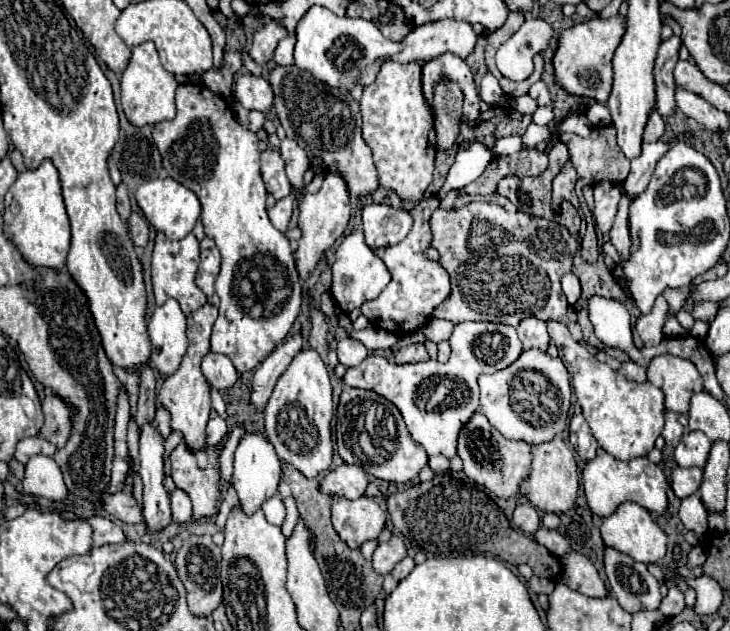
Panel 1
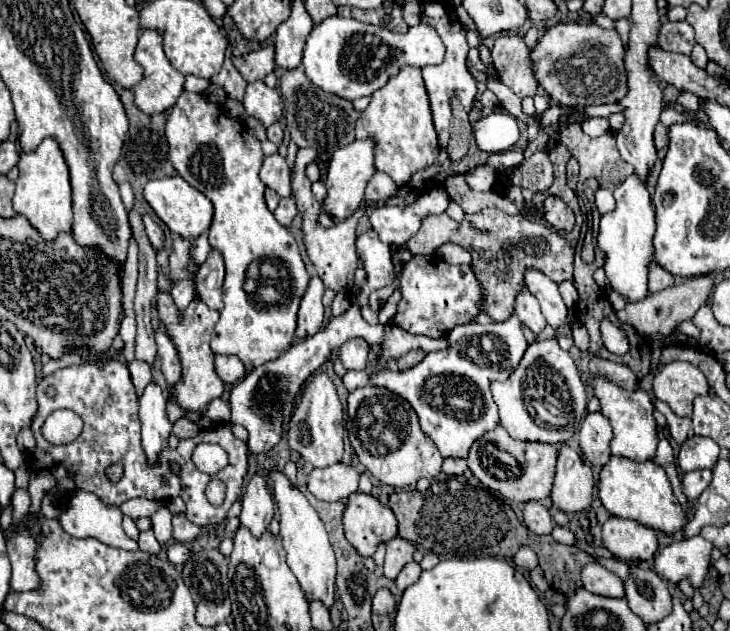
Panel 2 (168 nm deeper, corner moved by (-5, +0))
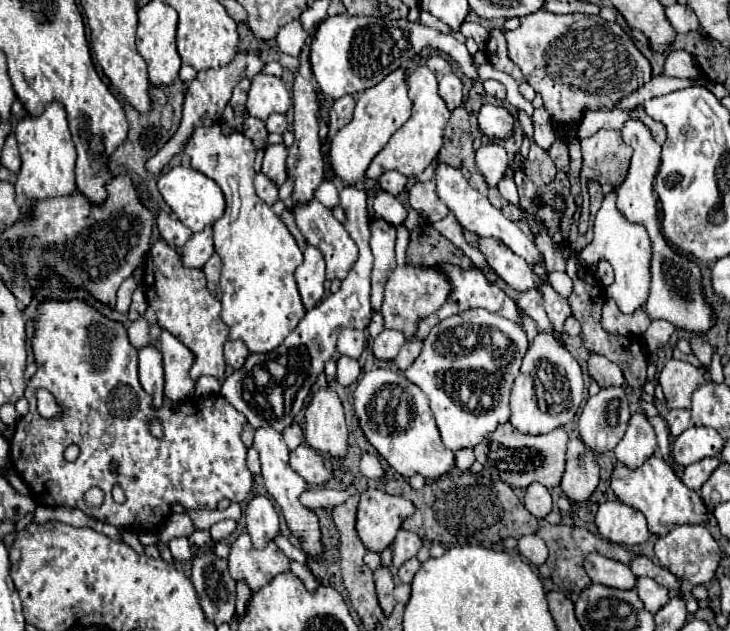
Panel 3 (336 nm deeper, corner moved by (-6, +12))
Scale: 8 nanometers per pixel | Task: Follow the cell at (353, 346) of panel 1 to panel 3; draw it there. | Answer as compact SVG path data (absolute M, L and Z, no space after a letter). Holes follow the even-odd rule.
M346 328L340 332L338 336L338 352L342 356L350 356L350 358L358 358L364 350L364 332L362 330L354 330L354 328Z

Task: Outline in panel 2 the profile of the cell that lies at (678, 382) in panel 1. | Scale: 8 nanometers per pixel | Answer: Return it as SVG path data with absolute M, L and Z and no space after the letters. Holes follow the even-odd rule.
M691 362L665 364L653 378L655 398L667 402L677 416L691 416L695 396L705 396L707 392L707 378Z

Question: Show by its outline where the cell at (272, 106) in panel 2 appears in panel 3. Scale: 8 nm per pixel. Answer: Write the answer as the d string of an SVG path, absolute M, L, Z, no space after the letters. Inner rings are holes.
M260 72L252 80L252 88L248 92L248 102L246 102L246 110L250 116L266 120L274 112L286 114L290 104L292 104L290 94L280 78Z

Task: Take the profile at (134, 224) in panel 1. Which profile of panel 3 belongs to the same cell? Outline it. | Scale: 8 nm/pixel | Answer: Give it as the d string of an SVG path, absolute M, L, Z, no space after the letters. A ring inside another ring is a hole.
M160 212L158 218L156 218L156 224L158 224L158 230L160 230L160 236L174 248L182 248L190 236L192 236L192 230L186 228L178 218L166 214L166 212Z

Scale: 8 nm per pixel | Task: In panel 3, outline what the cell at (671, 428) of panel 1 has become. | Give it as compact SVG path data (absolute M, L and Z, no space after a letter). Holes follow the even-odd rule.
M689 409L670 410L670 412L666 414L666 422L668 422L670 434L672 434L674 438L680 436L686 428L690 428L693 425Z

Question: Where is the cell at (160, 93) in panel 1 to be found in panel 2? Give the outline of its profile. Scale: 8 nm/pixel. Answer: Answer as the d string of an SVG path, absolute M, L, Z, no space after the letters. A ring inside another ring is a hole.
M143 30L141 36L139 36L139 44L137 44L137 50L135 50L135 60L143 66L145 74L143 74L143 80L133 88L133 96L135 96L135 106L147 114L147 116L153 116L153 114L161 114L169 108L175 106L177 98L181 96L183 92L183 74L179 70L175 70L165 52L163 52L163 44L161 44L161 34L155 32L155 30Z

